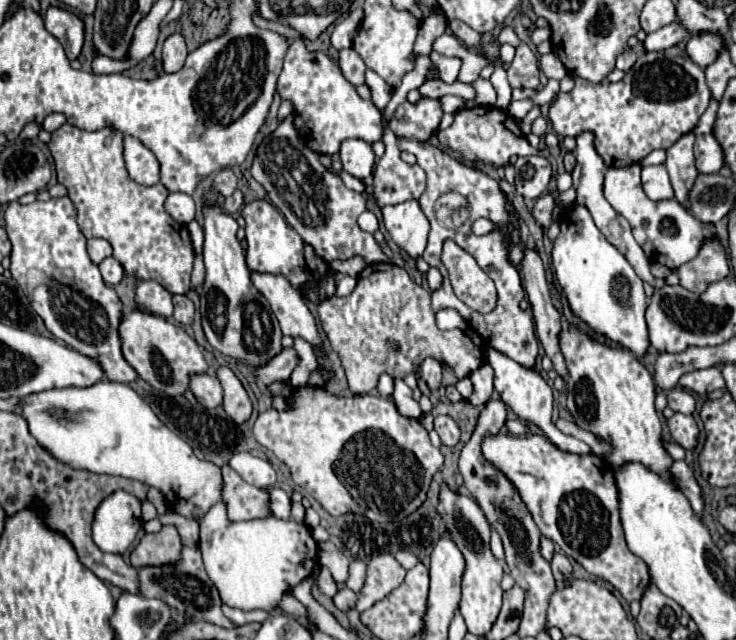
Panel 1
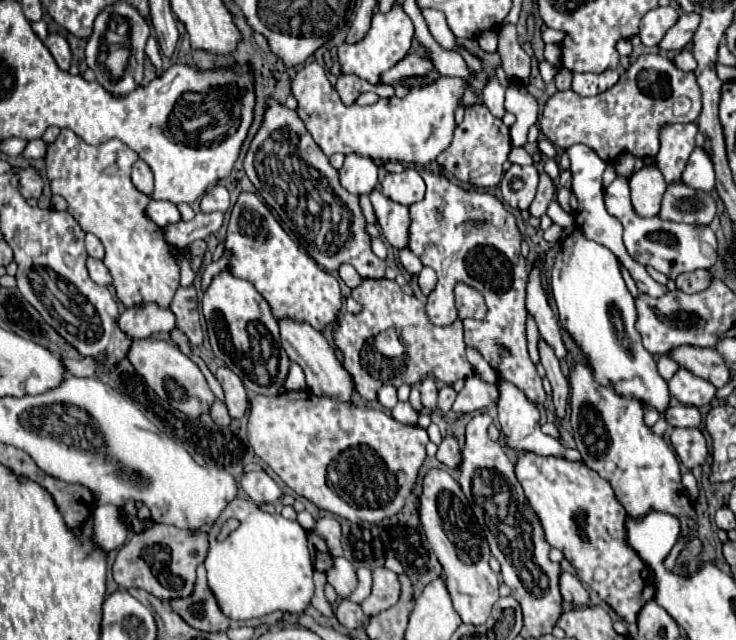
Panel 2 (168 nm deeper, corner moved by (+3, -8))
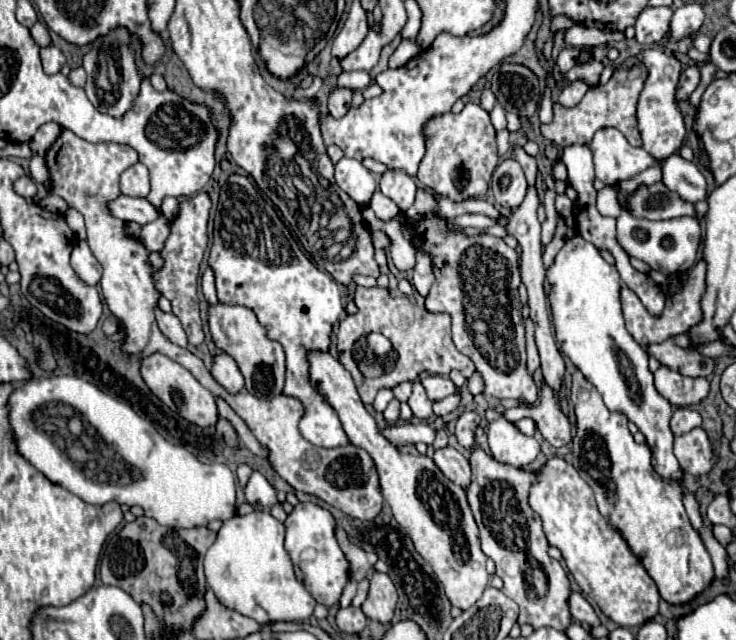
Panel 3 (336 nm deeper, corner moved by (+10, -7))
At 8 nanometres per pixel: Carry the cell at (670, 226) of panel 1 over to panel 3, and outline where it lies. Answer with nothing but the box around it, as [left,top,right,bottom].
[597,186,701,276]

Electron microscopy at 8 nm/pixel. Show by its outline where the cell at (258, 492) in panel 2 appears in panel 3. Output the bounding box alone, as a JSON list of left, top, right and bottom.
[245,472,277,508]

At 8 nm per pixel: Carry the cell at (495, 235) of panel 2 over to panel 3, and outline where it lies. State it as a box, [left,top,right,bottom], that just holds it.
[405,188,539,404]

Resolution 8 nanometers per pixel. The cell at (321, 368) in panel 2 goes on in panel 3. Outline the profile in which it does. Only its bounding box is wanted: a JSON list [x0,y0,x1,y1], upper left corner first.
[309,352,489,610]

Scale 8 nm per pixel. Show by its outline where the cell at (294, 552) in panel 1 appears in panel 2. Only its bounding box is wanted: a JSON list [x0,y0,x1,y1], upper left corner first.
[204,499,314,621]

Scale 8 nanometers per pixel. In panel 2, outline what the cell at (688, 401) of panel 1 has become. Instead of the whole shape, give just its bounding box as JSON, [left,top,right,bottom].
[664,403,700,427]

